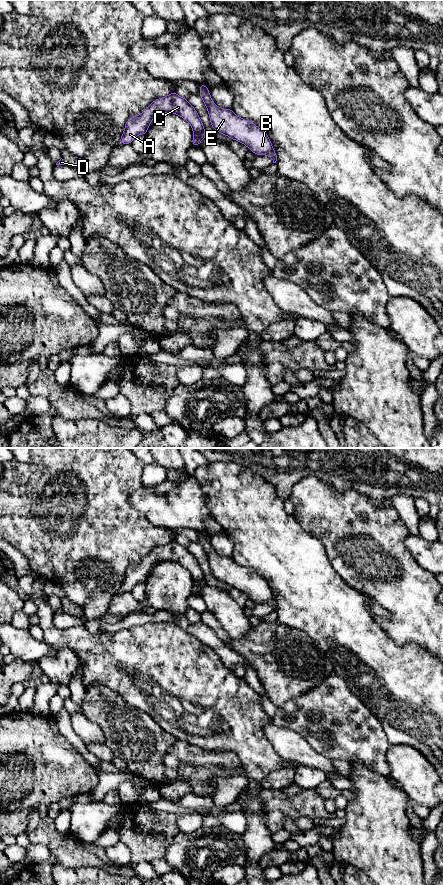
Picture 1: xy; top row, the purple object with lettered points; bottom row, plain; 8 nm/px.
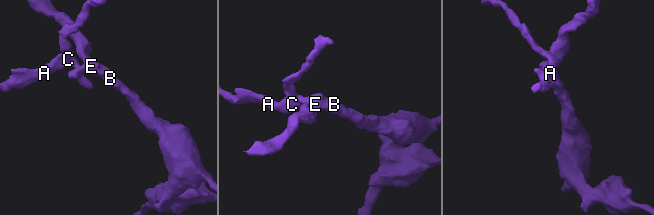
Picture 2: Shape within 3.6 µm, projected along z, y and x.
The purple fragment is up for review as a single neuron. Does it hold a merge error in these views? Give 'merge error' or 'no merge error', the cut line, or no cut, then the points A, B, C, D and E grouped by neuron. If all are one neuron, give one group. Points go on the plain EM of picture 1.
merge error | xy (194, 580), (201, 587) | A C D / B E

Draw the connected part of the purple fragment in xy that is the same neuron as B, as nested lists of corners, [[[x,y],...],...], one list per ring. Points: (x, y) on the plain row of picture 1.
[[[199,533],[199,543],[206,553],[213,577],[246,593],[255,603],[267,603],[276,611],[277,603],[267,581],[251,569],[238,565],[232,557],[218,555],[210,544],[208,534]]]

